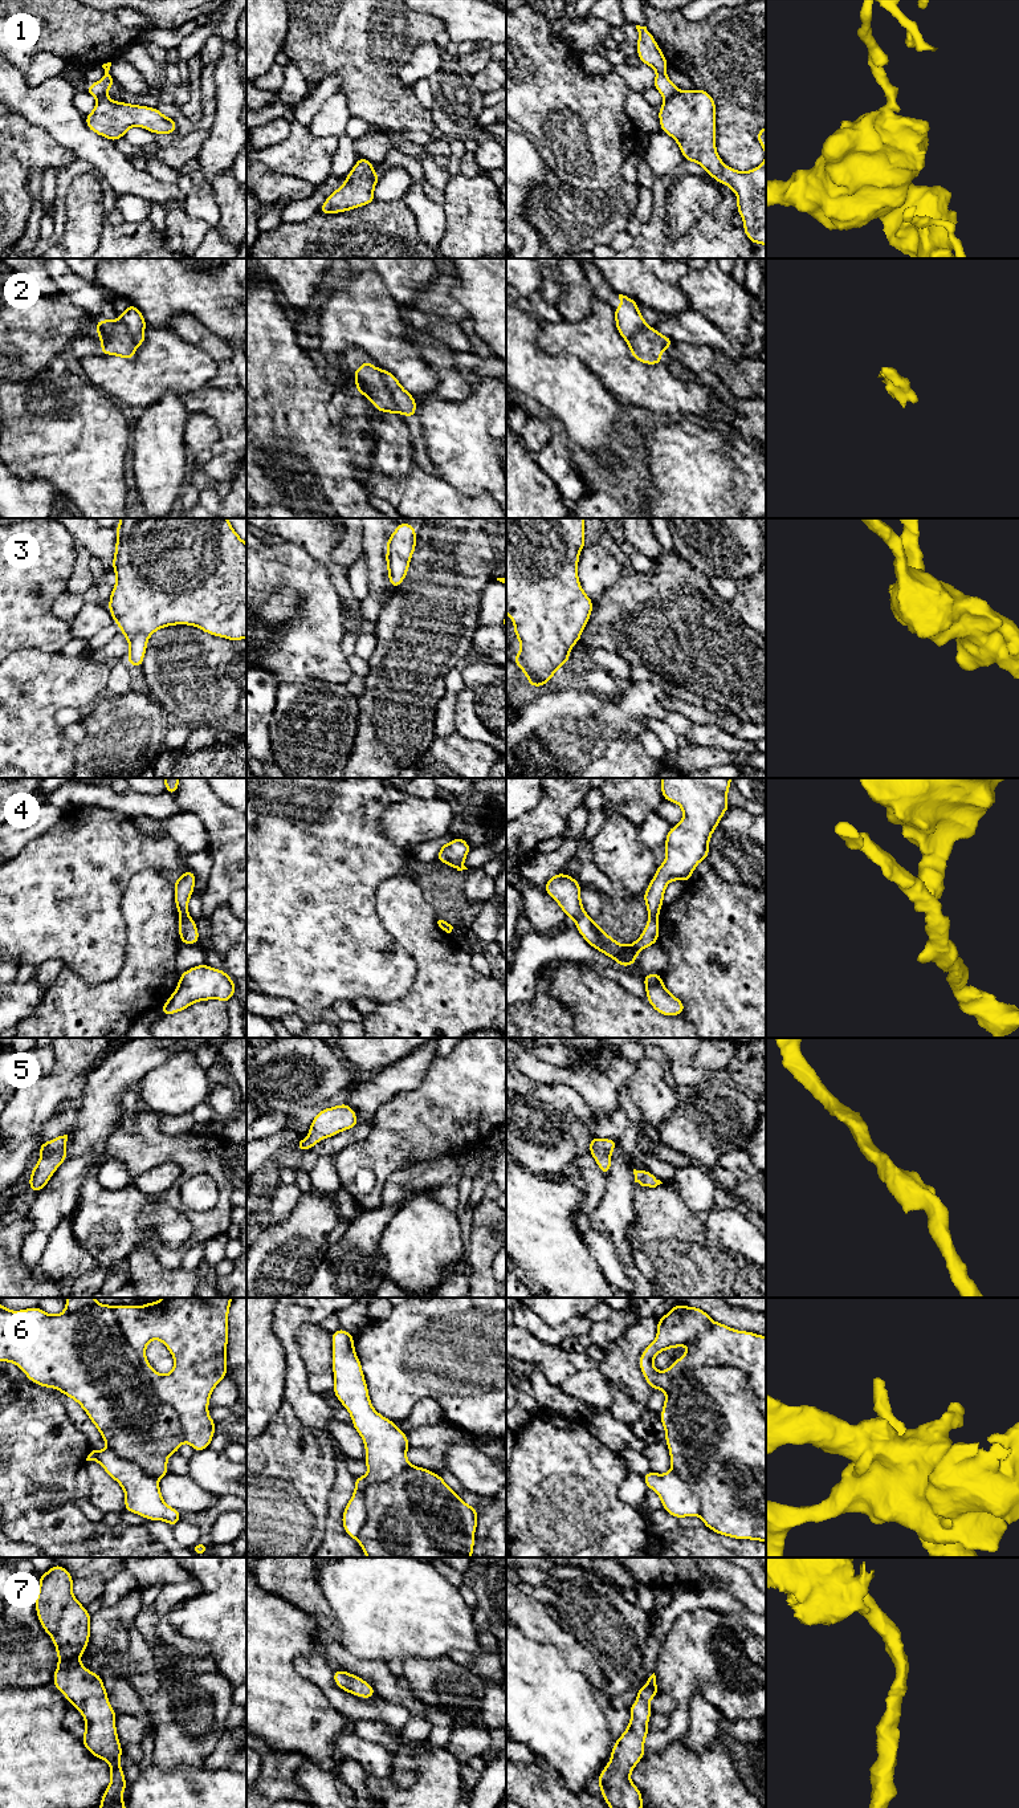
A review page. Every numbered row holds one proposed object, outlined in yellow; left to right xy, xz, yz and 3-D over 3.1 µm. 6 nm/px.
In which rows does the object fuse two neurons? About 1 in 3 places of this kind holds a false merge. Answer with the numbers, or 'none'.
1, 2, 4, 6

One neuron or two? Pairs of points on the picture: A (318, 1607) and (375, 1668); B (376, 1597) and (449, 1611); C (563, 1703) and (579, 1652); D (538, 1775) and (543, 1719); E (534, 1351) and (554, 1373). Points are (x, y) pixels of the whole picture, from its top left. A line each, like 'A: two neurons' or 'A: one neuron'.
A: one neuron
B: one neuron
C: two neurons
D: two neurons
E: one neuron

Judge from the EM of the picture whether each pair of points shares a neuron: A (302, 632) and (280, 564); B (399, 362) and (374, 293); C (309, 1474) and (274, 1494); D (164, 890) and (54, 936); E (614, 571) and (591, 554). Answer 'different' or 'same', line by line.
A: same
B: same
C: same
D: different
E: same

